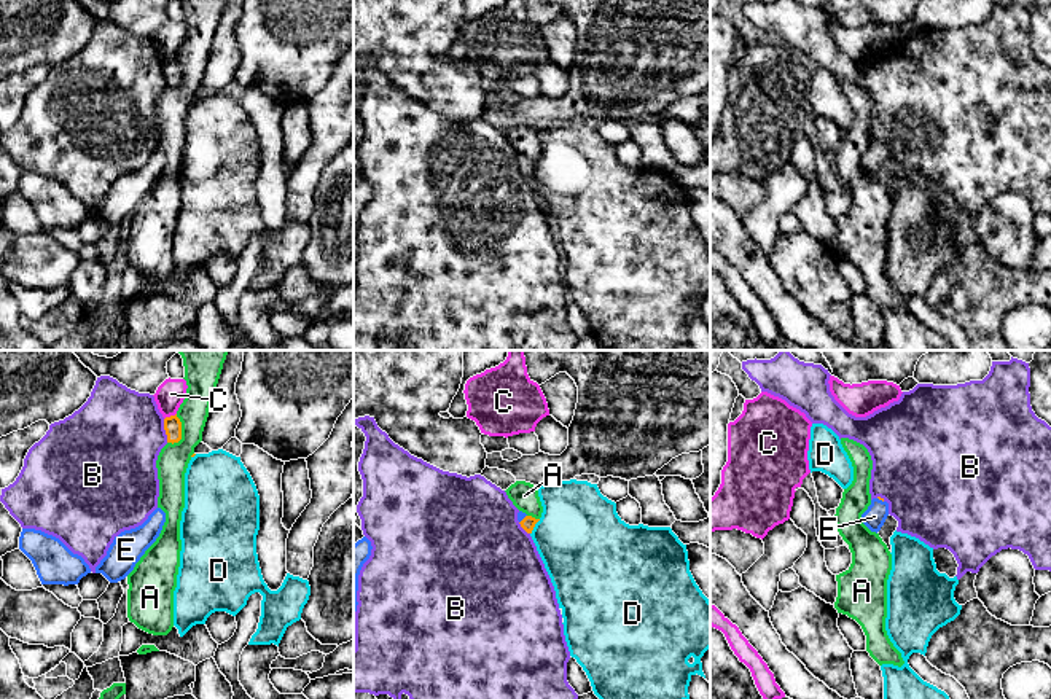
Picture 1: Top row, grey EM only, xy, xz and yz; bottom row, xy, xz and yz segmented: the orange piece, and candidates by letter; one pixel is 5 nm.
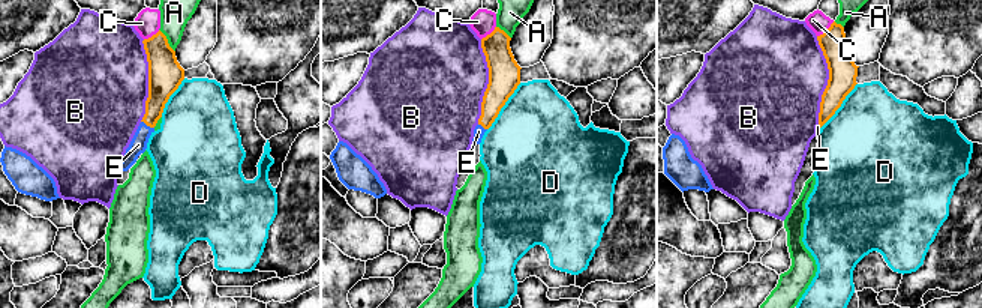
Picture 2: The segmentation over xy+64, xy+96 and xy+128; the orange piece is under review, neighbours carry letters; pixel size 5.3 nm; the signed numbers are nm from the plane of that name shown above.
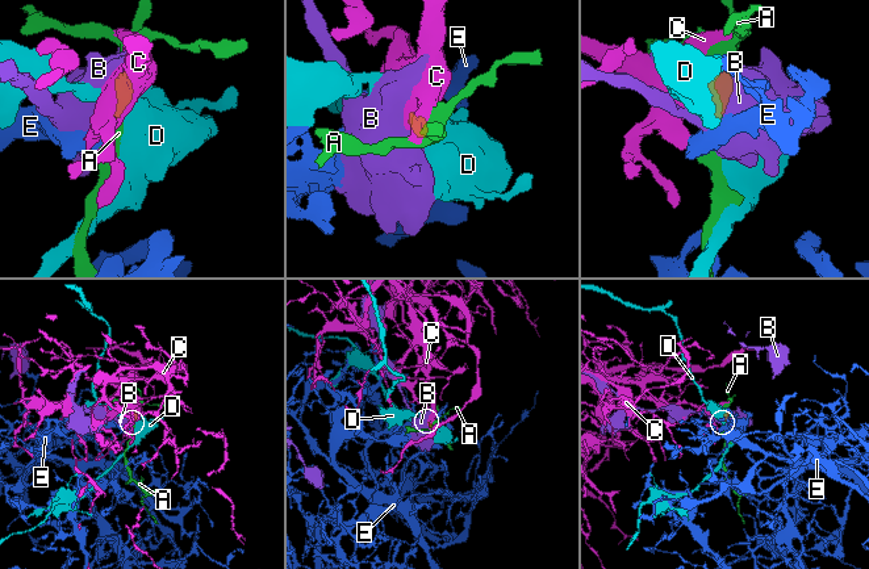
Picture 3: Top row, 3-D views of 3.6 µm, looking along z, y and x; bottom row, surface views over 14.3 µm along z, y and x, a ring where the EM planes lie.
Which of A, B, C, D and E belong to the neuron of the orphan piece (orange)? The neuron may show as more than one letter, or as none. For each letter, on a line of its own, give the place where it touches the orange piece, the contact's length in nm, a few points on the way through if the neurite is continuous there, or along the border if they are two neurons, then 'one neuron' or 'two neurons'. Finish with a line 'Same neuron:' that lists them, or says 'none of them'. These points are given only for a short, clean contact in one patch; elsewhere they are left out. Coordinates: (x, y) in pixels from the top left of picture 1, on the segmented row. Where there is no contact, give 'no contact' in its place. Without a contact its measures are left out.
A: xy (180, 430) | 160 nm | two neurons
B: xy (164, 429) | 120 nm | two neurons
C: xy (171, 416) | 70 nm | along xy (175, 413), (164, 419) | two neurons
D: xz (534, 526) | 90 nm | along xz (540, 519), (531, 534) | two neurons
E: xz (523, 519) | 60 nm | across xz (527, 523), (523, 519), (521, 515) | one neuron
Same neuron: E

